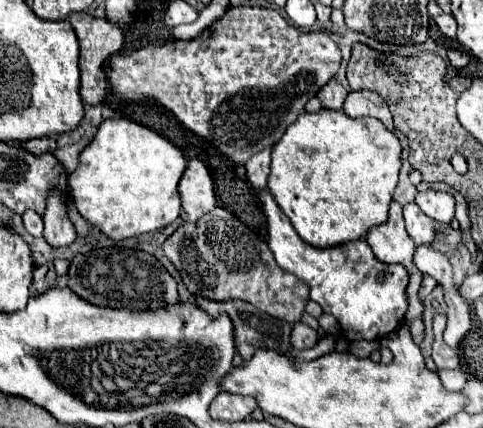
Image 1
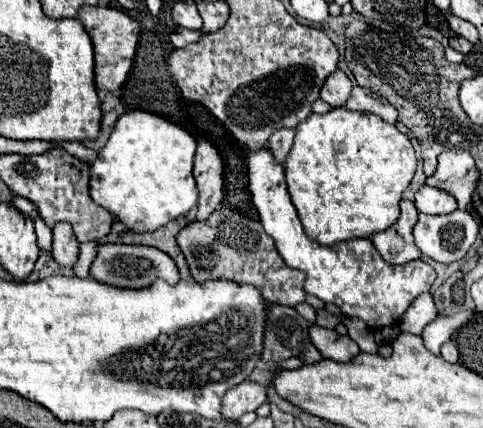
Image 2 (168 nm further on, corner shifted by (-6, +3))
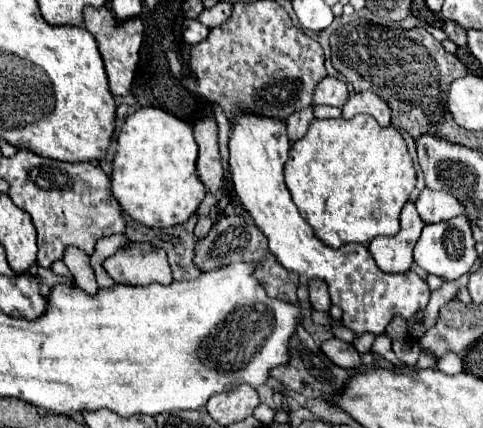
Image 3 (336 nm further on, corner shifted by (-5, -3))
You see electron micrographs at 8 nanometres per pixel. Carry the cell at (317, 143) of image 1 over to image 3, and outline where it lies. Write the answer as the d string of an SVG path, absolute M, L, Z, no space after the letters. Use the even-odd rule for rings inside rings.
M367 114L351 120L315 118L307 134L289 150L285 184L315 236L339 248L347 242L369 244L375 236L399 232L399 214L415 188L415 170L407 144L393 126L383 128Z

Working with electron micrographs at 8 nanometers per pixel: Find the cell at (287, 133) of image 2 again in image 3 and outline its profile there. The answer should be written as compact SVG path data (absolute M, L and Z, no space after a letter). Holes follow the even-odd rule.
M313 106L311 108L303 108L303 112L295 112L291 118L287 118L287 134L289 134L291 144L295 140L299 140L307 132L307 128L309 128L313 118L315 118Z

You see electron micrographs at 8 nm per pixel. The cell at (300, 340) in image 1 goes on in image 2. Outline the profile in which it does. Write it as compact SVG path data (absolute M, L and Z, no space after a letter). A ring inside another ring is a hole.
M314 324L310 326L308 334L312 338L312 344L320 350L324 358L332 358L336 362L348 362L356 354L360 354L360 348L354 340L350 340L348 336L338 336L334 330Z

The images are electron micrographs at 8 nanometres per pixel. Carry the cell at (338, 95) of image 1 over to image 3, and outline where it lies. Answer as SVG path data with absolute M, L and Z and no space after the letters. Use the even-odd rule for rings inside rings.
M327 76L317 84L317 88L313 92L313 104L327 104L327 106L341 108L347 102L347 96L349 96L349 92L347 92L345 82Z

